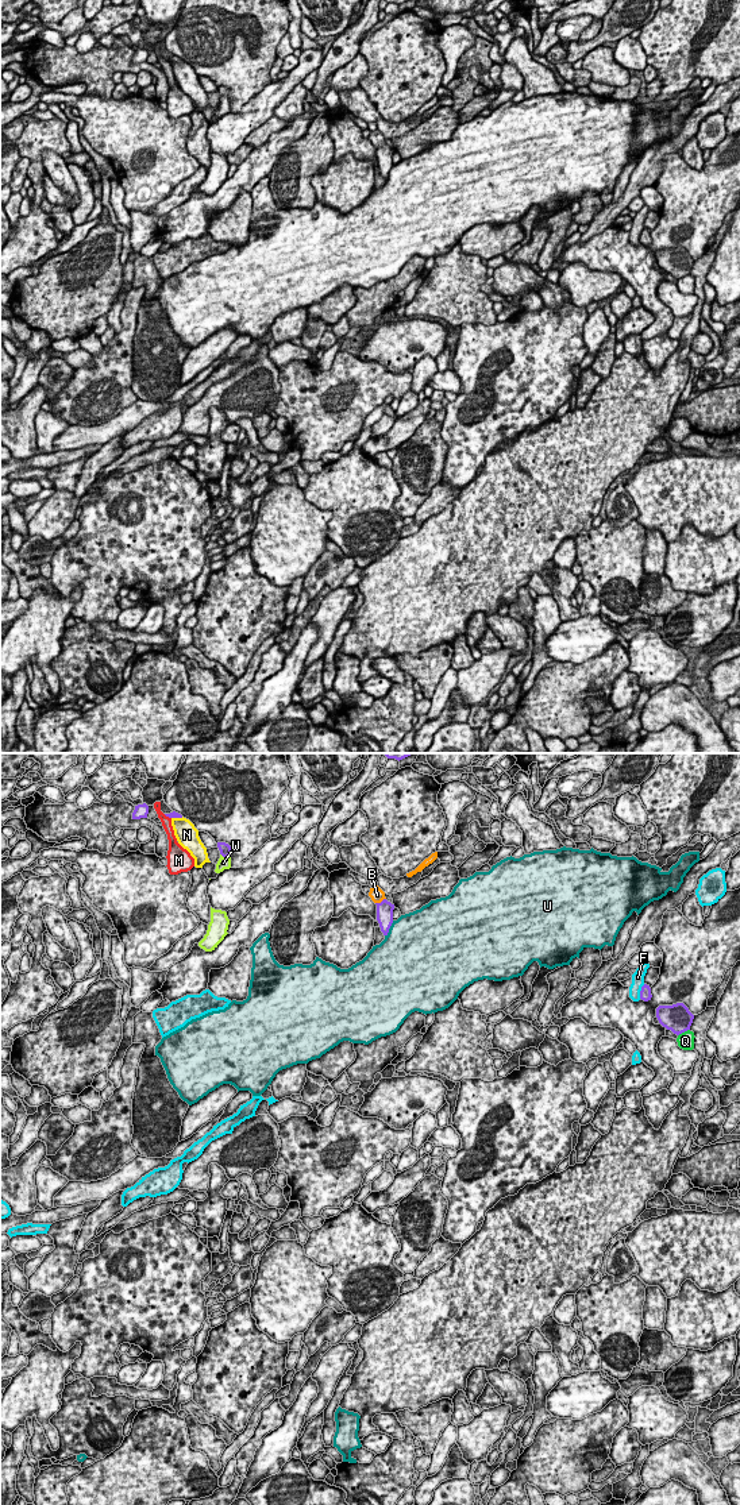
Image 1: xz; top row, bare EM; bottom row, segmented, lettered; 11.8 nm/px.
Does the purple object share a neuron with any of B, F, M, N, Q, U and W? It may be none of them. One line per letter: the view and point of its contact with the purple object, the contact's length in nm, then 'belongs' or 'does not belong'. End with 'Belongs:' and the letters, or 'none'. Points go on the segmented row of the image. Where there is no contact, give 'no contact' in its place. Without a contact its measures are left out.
B: meets purple in xz at (381, 902); contact 140 nm long; does not belong
F: meets purple in xz at (640, 991); contact 190 nm long; does not belong
M: meets purple in xz at (168, 815); contact 110 nm long; does not belong
N: meets purple in xz at (177, 817); contact 140 nm long; does not belong
Q: meets purple in xz at (683, 1031); contact 170 nm long; does not belong
U: meets purple in xz at (389, 927); contact 220 nm long; does not belong
W: meets purple in xz at (226, 857); contact 140 nm long; belongs
Belongs: W

